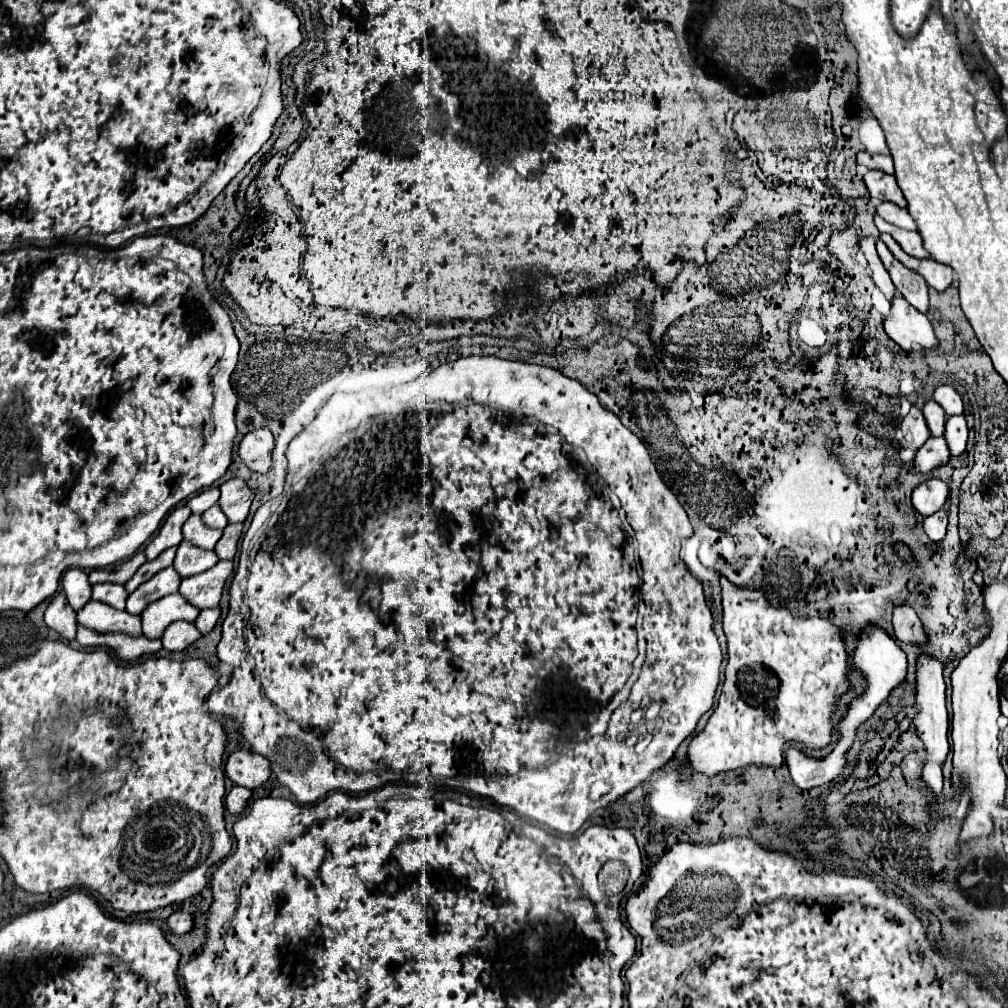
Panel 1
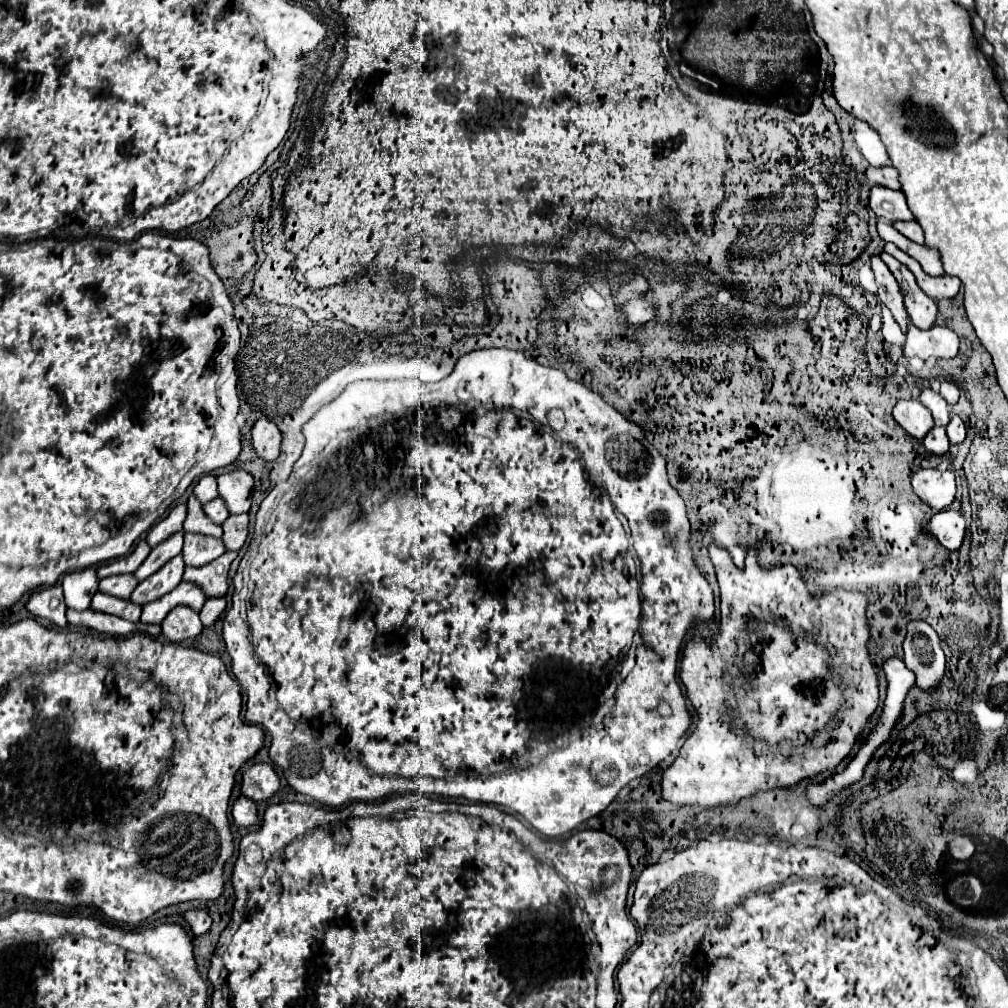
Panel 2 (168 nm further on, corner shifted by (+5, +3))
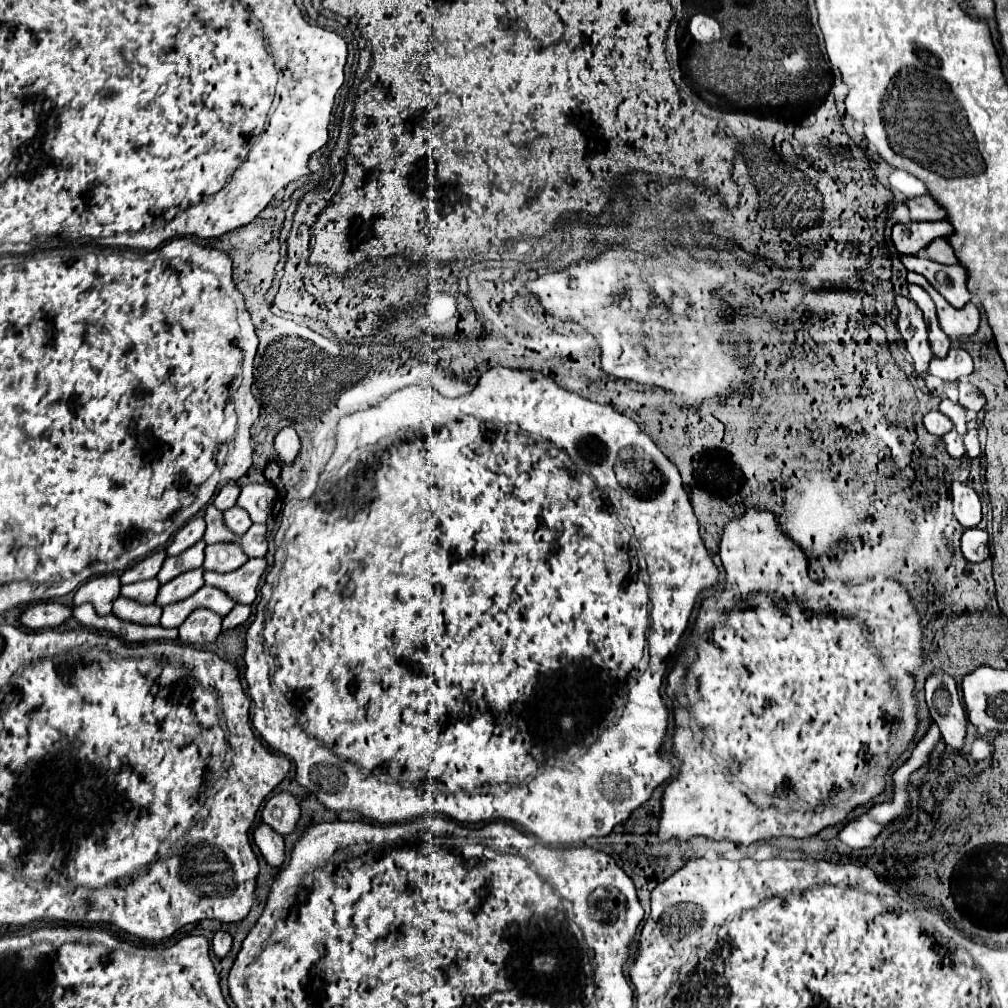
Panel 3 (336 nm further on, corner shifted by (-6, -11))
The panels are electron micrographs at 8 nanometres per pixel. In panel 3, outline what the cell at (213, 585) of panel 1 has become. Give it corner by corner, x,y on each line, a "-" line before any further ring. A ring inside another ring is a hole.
249,559
243,567
231,571
231,573
211,573
207,571
203,575
205,585
217,587
225,591
235,603
253,603
257,597
259,579
265,573
267,561
265,559

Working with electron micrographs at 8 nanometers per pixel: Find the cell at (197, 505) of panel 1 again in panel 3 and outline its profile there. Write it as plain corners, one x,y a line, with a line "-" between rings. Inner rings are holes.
229,483
229,485
223,485
219,495
215,497
213,505
219,509
219,511
227,511
231,507
235,507
235,501
237,501
237,495
239,495
239,487

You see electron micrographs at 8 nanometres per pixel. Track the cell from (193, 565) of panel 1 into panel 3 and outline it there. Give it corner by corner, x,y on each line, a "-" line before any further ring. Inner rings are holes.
215,543
207,545
203,569
215,573
229,573
247,563
247,555
237,543

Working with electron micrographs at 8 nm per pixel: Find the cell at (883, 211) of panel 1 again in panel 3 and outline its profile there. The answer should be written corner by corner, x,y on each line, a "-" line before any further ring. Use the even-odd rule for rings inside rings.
935,239
935,243
929,243
923,249
923,255
927,259
937,261
937,263
943,263
943,265
955,265
957,263
955,253
951,251
951,247
949,247
949,243
945,239

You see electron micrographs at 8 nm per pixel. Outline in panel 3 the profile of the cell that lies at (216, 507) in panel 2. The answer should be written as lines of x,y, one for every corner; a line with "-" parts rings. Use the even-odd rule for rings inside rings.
231,507
231,509
223,511
223,521
237,537
241,537
251,527
251,519
241,507

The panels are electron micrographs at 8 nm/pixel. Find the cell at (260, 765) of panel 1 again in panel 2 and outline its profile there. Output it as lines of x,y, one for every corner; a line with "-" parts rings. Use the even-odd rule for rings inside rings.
254,763
242,773
242,795
252,801
266,801
280,789
280,779
268,763

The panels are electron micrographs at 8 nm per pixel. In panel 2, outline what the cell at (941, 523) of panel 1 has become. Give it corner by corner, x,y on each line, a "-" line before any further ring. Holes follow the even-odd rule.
946,509
938,515
932,517
932,521
928,523
928,533
934,535
946,549
956,551
960,549
964,535
966,535
966,521
964,515
960,511
954,509

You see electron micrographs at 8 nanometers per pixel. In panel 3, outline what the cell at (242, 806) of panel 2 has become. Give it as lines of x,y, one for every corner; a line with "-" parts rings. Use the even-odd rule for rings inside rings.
259,823
253,831
253,841
271,867
279,867
285,861
283,837
277,831
273,831
269,825

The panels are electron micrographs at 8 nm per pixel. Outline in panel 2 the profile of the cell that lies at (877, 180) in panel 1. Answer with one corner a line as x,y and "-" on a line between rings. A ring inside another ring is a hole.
878,185
872,187
870,191
870,209
876,213
876,217
884,217
892,223
896,221
912,221
914,215
906,205
906,197
904,193
896,193
896,191
888,191
888,189
880,189

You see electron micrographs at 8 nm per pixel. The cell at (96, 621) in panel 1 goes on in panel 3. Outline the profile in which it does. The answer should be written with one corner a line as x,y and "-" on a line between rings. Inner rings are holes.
119,597
113,603
113,615
119,615
119,619
127,619
131,623
155,625
161,619
161,609
157,605
141,605
137,601

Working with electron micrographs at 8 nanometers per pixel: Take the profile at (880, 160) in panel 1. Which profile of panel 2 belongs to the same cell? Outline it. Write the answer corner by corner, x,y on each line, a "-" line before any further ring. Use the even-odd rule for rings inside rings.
884,167
884,169
868,169
866,177
870,183
874,185
882,185
888,189
898,191
900,189
900,181
898,181
898,171
894,167

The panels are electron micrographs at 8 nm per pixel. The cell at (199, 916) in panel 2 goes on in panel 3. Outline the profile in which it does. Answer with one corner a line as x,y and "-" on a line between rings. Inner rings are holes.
215,931
211,945
213,945
213,953
217,957
225,957
231,949
231,935
225,933
225,931

